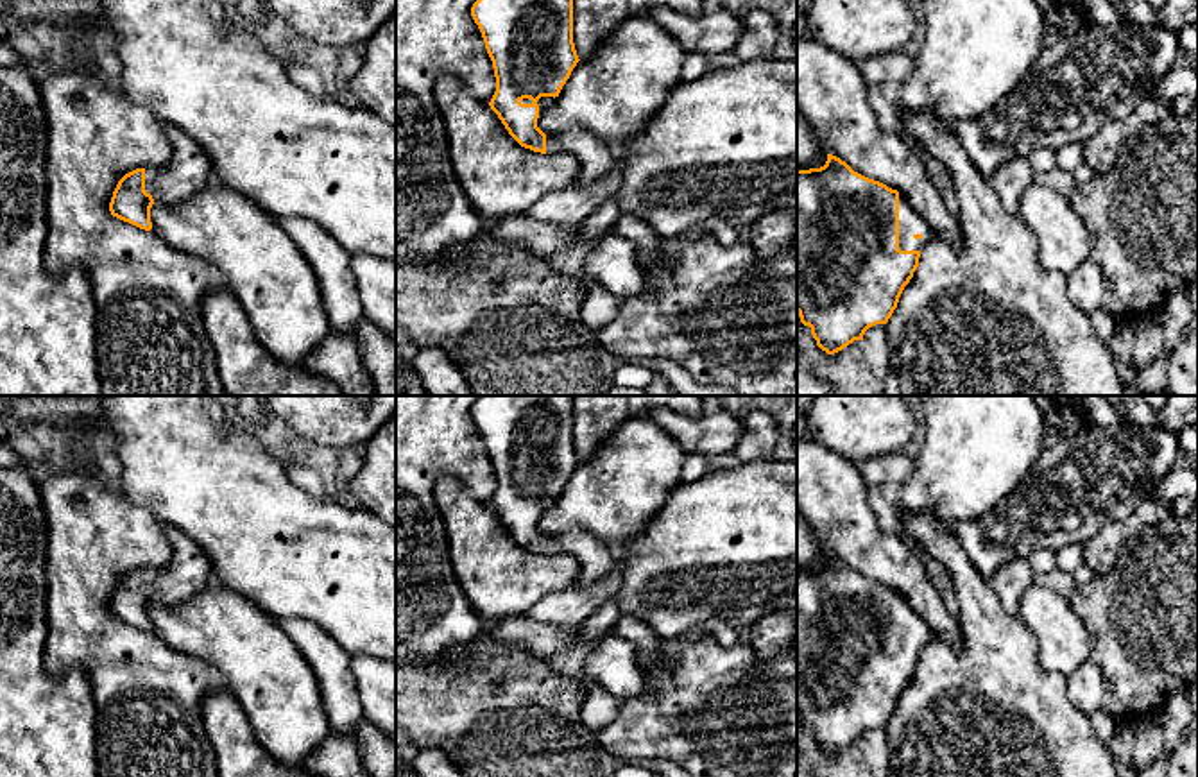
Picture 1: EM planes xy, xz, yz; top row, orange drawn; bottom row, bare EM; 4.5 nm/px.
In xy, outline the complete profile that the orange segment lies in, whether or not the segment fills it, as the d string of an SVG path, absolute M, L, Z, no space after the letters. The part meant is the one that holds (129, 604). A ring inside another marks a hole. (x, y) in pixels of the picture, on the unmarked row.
M165 525L172 546L168 564L154 569L136 569L125 575L111 598L113 618L150 632L154 603L177 607L215 582L208 555L181 530Z

